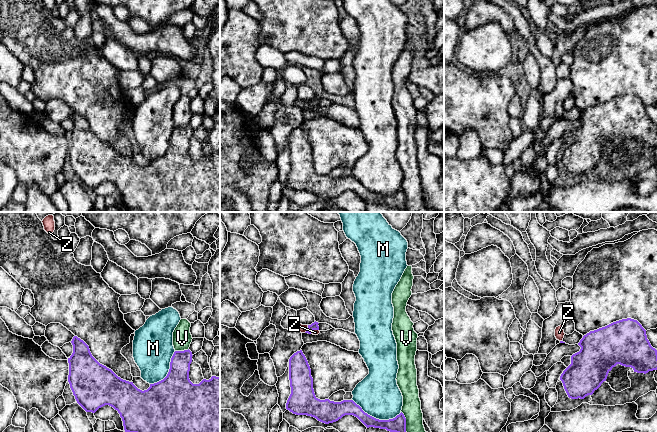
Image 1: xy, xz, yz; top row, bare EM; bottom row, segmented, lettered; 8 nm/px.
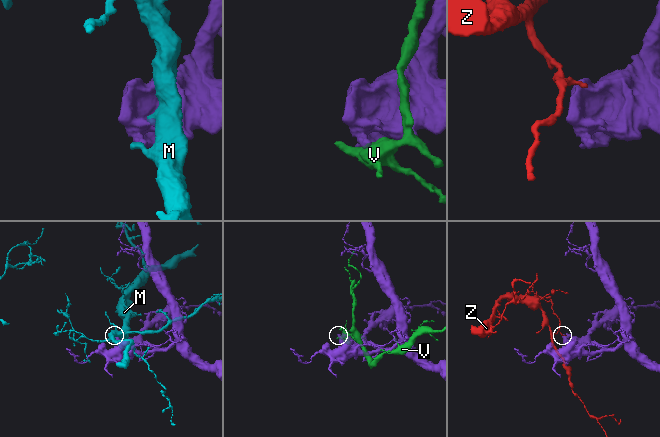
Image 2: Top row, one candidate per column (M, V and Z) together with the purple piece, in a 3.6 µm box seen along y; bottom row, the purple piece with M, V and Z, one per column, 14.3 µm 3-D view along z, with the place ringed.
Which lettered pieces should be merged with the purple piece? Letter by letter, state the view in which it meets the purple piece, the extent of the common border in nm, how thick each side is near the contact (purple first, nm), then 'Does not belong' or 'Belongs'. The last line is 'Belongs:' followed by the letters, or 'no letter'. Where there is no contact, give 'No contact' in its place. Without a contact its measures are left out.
M: Touches purple in xz. Shared border 420 nm. Thickness 130 nm (purple) against 340 nm. Does not belong
V: Touches purple in xy. Shared border 110 nm. Thickness 200 nm (purple) against 160 nm. Does not belong
Z: Touches purple in xz. Shared border 70 nm. Thickness 60 nm (purple) against 70 nm. Does not belong
Belongs: no letter

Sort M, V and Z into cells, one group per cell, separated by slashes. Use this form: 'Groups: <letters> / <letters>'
Groups: M / V / Z

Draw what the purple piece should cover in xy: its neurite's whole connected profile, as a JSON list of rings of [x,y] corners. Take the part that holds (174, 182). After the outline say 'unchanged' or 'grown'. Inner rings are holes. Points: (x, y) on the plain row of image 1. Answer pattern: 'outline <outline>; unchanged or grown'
outline [[[74,112],[72,117],[73,129],[68,134],[69,151],[68,158],[75,172],[77,179],[86,187],[95,189],[99,184],[109,181],[118,187],[123,197],[125,208],[137,209],[140,212],[220,212],[220,153],[212,152],[209,156],[203,155],[199,160],[193,160],[189,155],[190,140],[192,138],[192,128],[188,126],[175,127],[170,138],[170,145],[167,152],[154,160],[150,160],[147,166],[138,165],[133,158],[129,158],[118,153],[111,145],[100,140],[91,130],[89,122],[77,112]]]; unchanged

